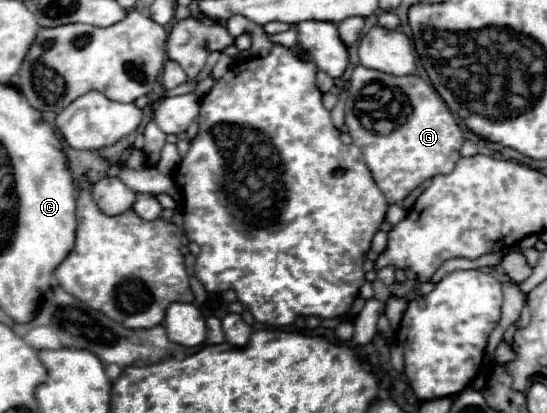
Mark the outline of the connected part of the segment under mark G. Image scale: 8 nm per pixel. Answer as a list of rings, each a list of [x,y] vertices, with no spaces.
[[[357,66],[351,74],[351,88],[347,94],[347,106],[345,106],[347,118],[345,126],[353,140],[353,144],[363,152],[363,160],[369,166],[377,186],[385,194],[385,198],[391,204],[403,202],[419,184],[425,180],[449,174],[459,156],[459,150],[463,146],[463,132],[457,126],[455,118],[451,116],[447,104],[437,94],[437,90],[425,82],[421,76],[389,76],[379,70],[367,70],[365,66]]]

